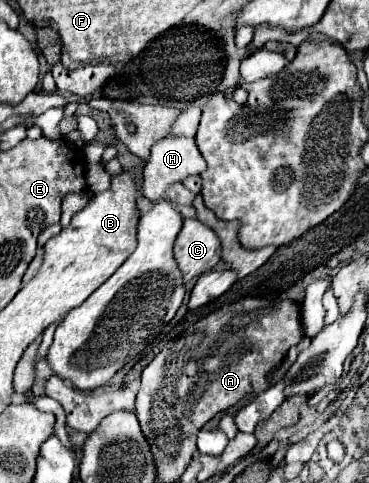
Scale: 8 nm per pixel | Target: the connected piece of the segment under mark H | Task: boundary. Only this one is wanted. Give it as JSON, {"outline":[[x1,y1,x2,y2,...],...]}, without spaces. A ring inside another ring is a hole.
{"outline":[[166,136,158,140,144,166,142,192,148,200,164,198,170,184,182,182,186,176,200,174,206,168,196,140,186,136]]}

